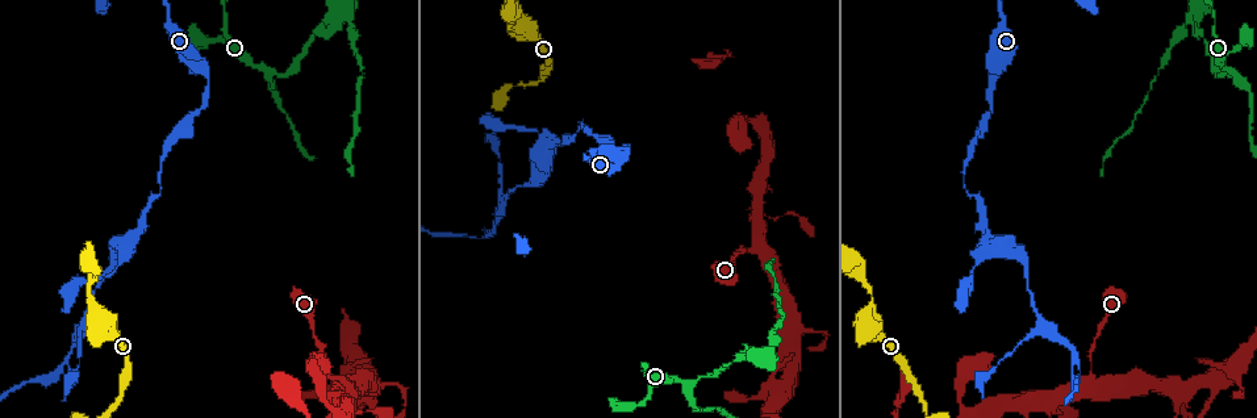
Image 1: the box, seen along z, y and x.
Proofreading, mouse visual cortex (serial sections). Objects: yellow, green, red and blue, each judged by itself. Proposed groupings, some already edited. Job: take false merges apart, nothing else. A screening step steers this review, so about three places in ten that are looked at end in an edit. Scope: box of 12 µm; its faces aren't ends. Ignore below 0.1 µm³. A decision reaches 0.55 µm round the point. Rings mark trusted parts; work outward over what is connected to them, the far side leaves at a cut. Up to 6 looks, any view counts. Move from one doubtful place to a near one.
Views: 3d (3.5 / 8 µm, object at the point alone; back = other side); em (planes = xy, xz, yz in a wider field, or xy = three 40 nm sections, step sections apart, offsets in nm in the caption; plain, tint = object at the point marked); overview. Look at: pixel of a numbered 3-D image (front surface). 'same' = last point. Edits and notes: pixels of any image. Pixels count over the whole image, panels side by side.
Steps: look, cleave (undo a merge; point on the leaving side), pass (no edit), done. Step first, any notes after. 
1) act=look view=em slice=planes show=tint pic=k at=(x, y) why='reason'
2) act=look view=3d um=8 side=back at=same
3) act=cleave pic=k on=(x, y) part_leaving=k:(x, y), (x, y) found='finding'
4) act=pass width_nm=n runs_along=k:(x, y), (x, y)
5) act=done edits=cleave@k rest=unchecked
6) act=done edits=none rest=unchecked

act=look view=3d um=3.5 pic=1 at=(1045, 321) why='abrupt turn'

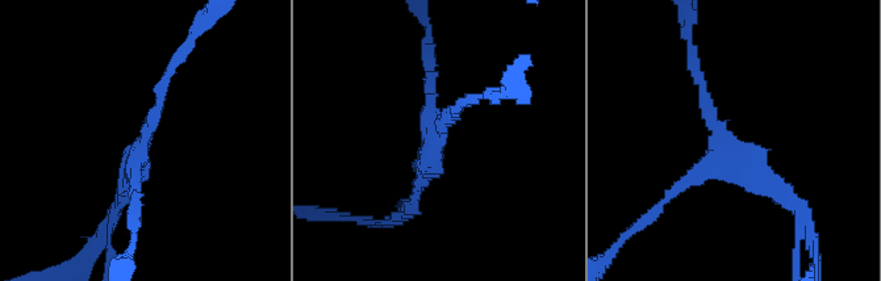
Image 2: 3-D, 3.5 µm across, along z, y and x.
act=look view=em slice=xy step=2 show=plain pic=2 at=(140, 144) why='shape alone is not enough'

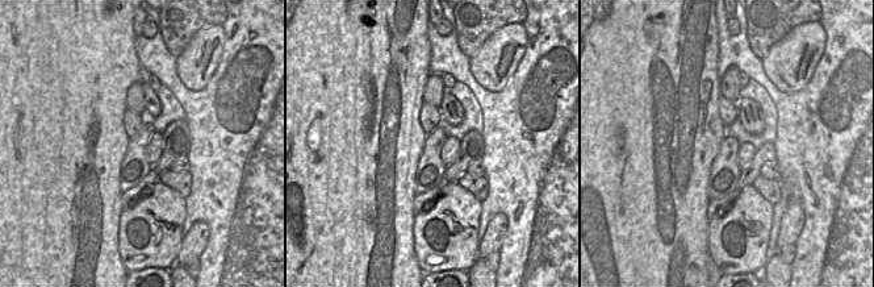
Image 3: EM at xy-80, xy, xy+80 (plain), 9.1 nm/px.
act=look view=em slice=xy step=2 show=tint at=same why='with the object marked'

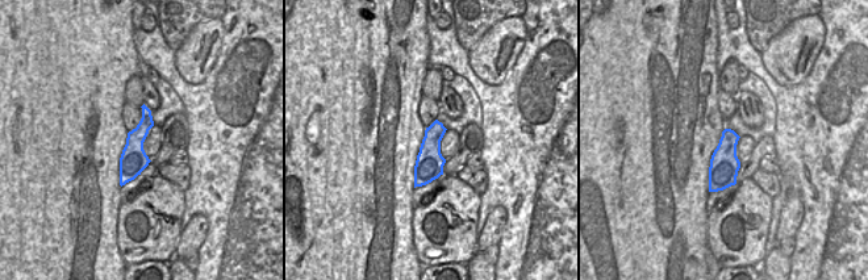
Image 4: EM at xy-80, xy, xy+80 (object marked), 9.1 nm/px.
act=pass runs_along=4:(145, 111), (145, 125), (122, 180) found='continuous, no second cell'

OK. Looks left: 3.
act=look view=3d um=8 pic=1 at=(685, 382) why='abrupt turn'

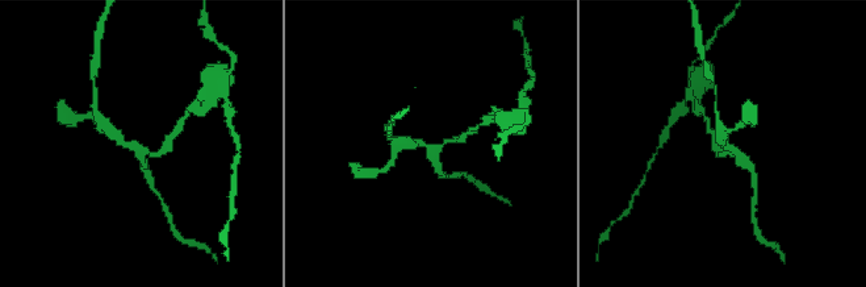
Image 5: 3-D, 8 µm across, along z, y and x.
act=look view=3d um=3.5 side=back pic=5 at=(136, 146)

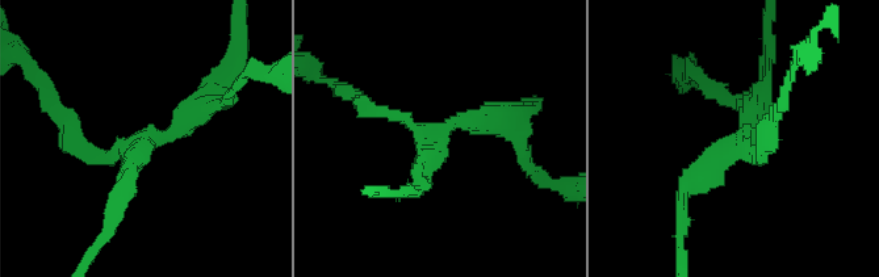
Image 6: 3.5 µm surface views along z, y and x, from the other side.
act=look view=em slice=xy step=1 show=tint pic=6 at=(441, 130) arms=3 arm_widths_nm=150,200,350

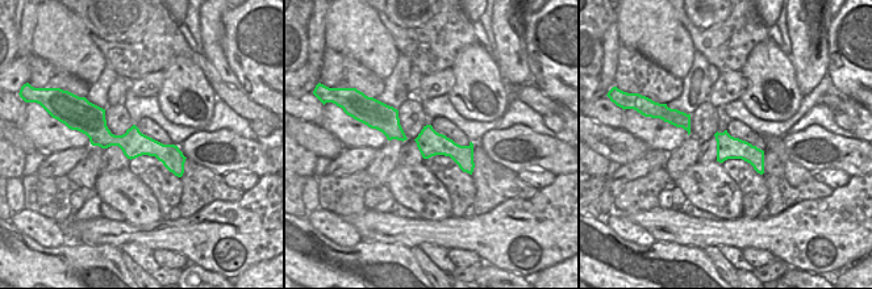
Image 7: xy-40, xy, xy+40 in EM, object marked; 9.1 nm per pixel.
act=pass width_nm=240 runs_along=6:(216, 91), (167, 135), (111, 155), (70, 139) found='one cell here'

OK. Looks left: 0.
act=done edits=none rest=unchecked

